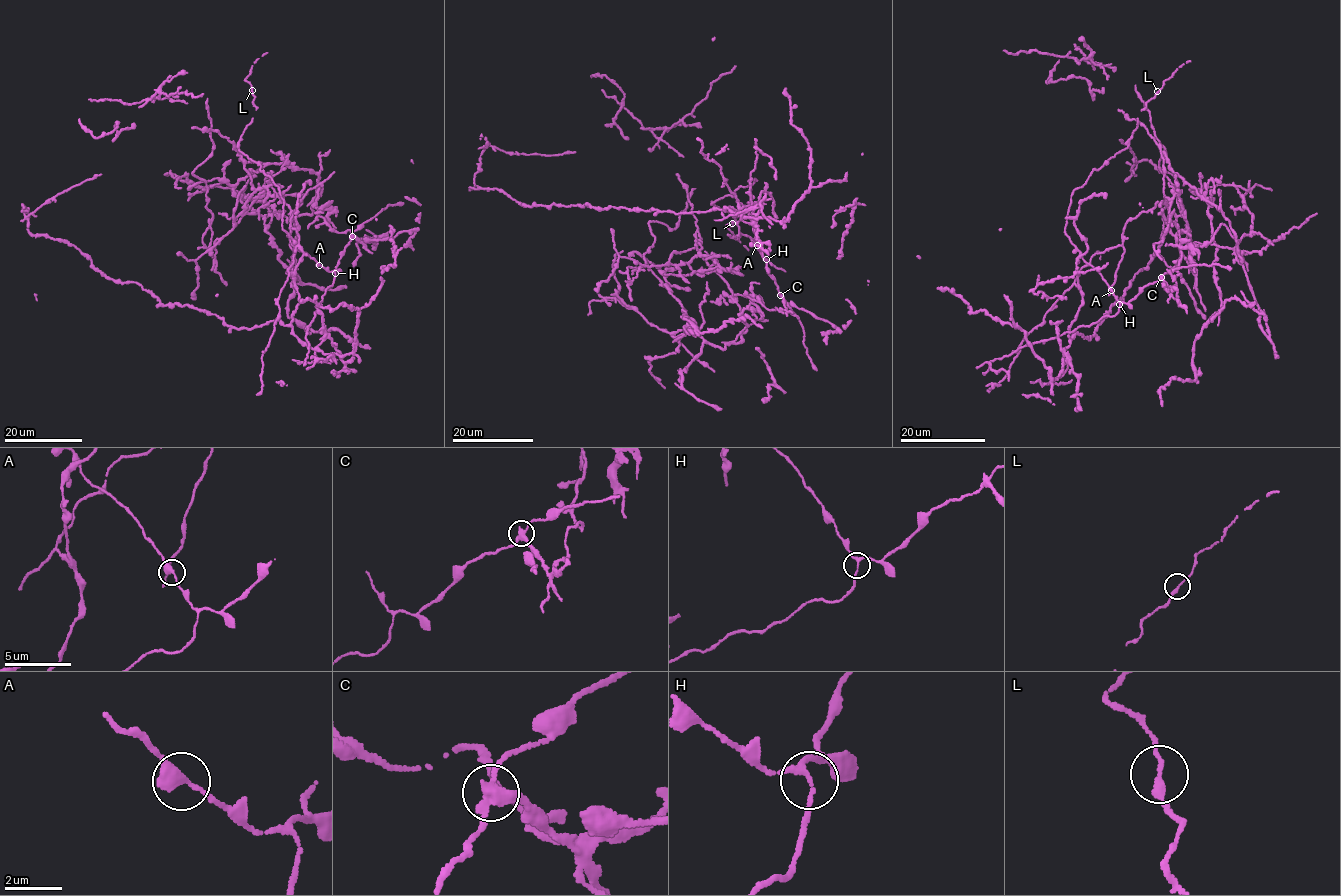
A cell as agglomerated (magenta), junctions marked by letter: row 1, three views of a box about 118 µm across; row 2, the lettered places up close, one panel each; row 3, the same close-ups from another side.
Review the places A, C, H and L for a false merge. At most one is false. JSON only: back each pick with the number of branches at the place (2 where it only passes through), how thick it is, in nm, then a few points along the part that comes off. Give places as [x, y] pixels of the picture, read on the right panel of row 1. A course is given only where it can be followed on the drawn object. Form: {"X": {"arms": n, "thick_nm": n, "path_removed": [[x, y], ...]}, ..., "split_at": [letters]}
{"C": {"arms": 3, "thick_nm": 300}, "split_at": ["C"]}

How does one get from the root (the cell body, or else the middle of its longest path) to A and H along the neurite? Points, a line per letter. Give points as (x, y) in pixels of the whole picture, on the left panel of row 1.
A: (361, 242), (355, 237), (351, 238), (334, 270), (330, 272), (319, 265)
H: (361, 242), (355, 237), (351, 238), (335, 273)

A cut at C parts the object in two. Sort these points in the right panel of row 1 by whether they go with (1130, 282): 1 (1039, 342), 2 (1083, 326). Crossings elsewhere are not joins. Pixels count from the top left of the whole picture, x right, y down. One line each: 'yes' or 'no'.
1: no
2: no

